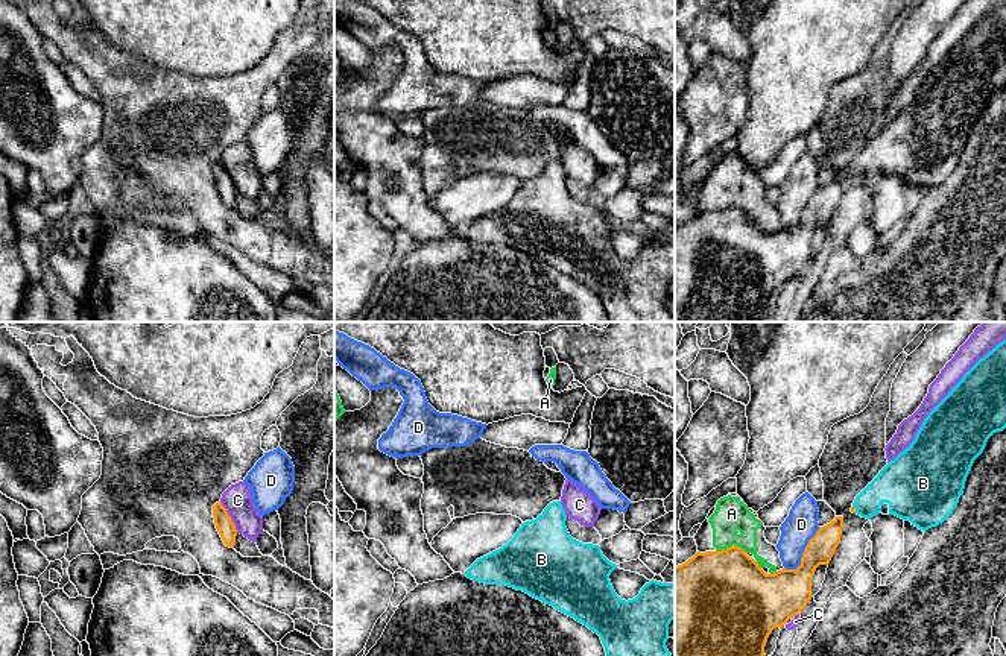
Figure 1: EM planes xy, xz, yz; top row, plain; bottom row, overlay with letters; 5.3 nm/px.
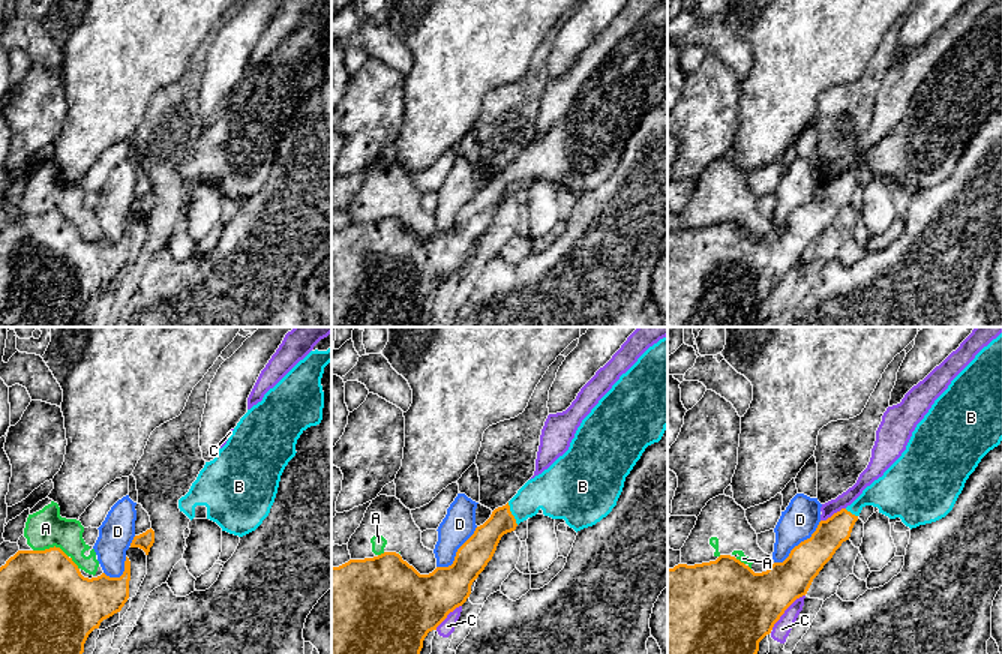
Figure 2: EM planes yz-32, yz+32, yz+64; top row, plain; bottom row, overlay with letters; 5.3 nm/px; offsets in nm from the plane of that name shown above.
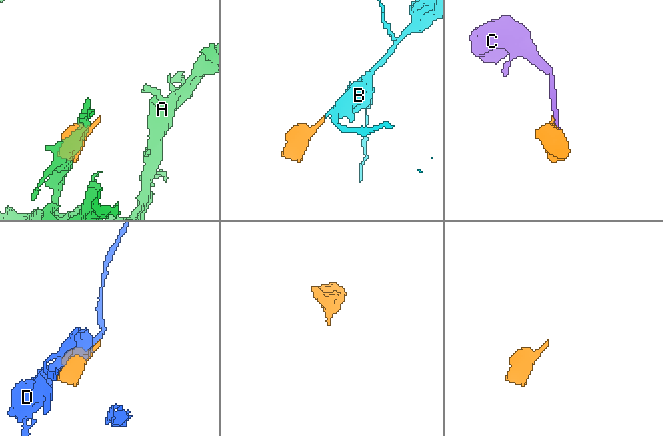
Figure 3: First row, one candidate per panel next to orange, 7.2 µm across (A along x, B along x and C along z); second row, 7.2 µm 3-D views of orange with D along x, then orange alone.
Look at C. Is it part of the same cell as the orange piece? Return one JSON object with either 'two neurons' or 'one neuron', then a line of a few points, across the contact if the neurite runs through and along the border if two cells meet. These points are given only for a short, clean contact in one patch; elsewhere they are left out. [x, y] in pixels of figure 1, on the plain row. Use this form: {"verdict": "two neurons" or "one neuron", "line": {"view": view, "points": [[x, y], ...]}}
{"verdict": "two neurons"}

